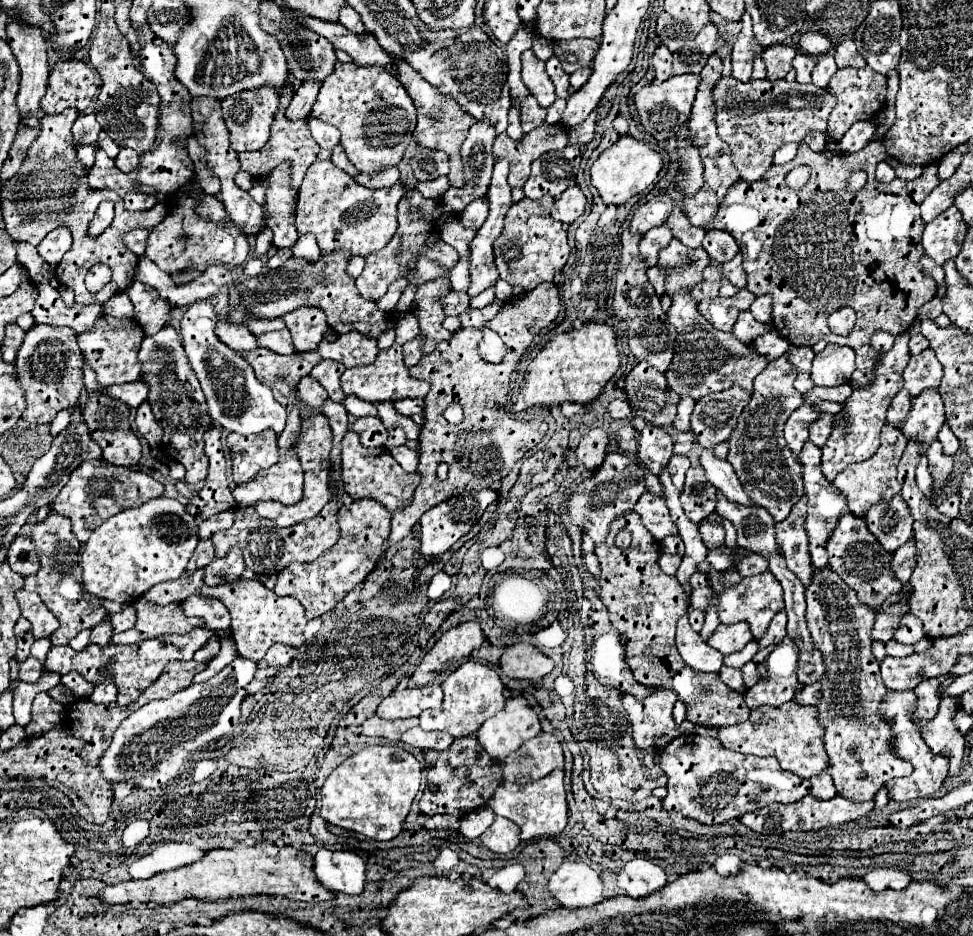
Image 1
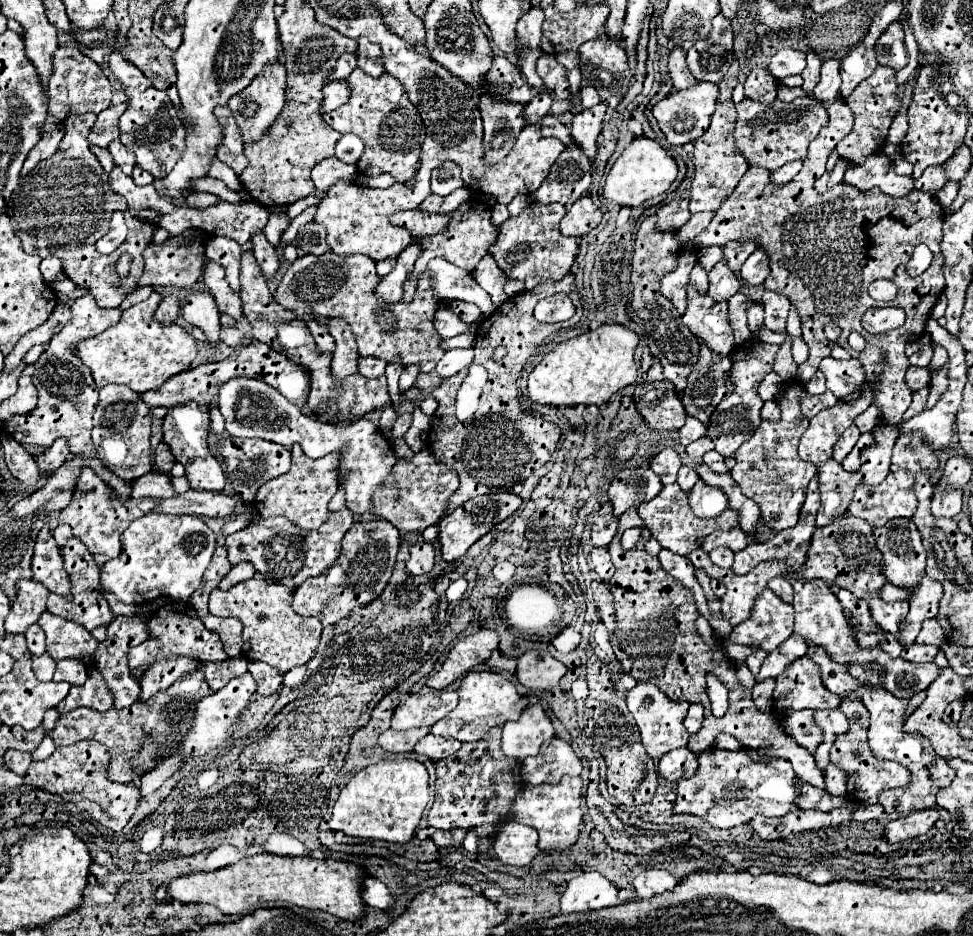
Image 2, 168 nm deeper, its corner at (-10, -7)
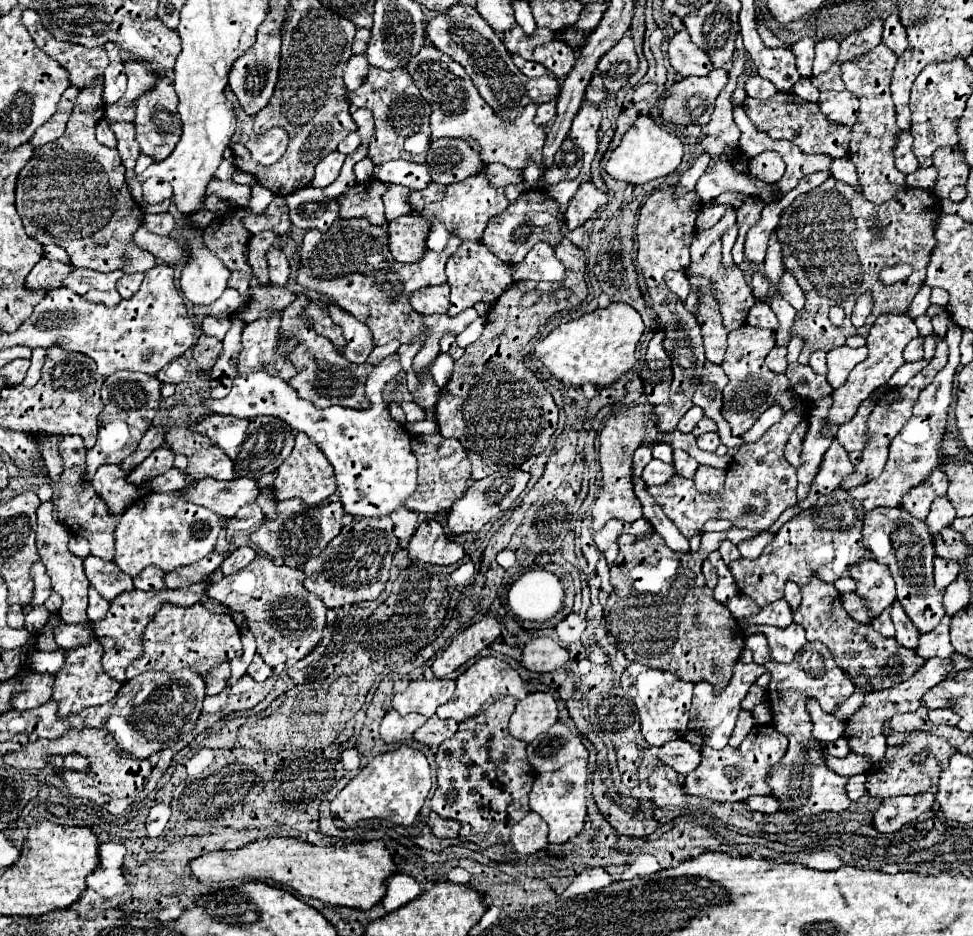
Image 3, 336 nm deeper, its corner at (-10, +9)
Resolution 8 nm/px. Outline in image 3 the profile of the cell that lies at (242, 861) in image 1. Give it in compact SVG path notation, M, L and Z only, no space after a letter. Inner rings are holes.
M298 838L256 840L238 850L206 852L190 862L192 874L206 886L218 882L280 882L300 896L316 898L334 906L370 910L386 896L386 880L398 872L390 852L380 840L348 846L314 846Z

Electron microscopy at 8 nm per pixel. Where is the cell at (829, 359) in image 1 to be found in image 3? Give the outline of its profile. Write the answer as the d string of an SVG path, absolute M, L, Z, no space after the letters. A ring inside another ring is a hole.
M838 346L834 350L828 352L828 382L830 386L836 390L840 388L846 380L848 374L852 372L852 368L856 364L860 364L862 360L866 360L868 356L868 348L848 348L848 346Z

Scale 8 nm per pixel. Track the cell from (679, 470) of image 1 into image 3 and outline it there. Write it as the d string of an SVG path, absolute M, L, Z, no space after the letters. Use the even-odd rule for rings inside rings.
M674 450L674 462L672 464L676 468L676 474L680 474L684 478L692 478L696 468L698 468L698 462L690 454L686 454L684 450Z

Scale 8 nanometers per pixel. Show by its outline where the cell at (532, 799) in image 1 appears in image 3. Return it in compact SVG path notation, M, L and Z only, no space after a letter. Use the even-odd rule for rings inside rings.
M574 760L560 770L538 774L534 788L530 792L530 808L540 814L550 826L550 842L564 844L566 840L578 836L586 822L586 782L588 782L588 762Z

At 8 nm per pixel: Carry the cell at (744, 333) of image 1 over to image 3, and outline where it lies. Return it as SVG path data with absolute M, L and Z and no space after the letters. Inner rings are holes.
M754 272L752 274L752 292L754 292L754 298L756 300L764 300L770 292L770 282L766 282L766 276L762 276L762 272Z

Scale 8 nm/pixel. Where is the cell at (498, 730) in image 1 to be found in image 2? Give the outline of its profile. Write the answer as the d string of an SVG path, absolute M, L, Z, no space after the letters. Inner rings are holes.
M540 704L524 708L516 722L502 726L502 752L522 762L528 756L536 756L540 746L554 736L554 726Z

